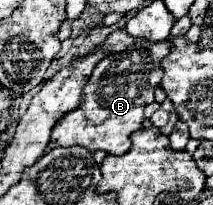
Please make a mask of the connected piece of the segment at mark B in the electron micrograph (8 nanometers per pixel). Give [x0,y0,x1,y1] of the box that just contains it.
[49,29,169,155]

